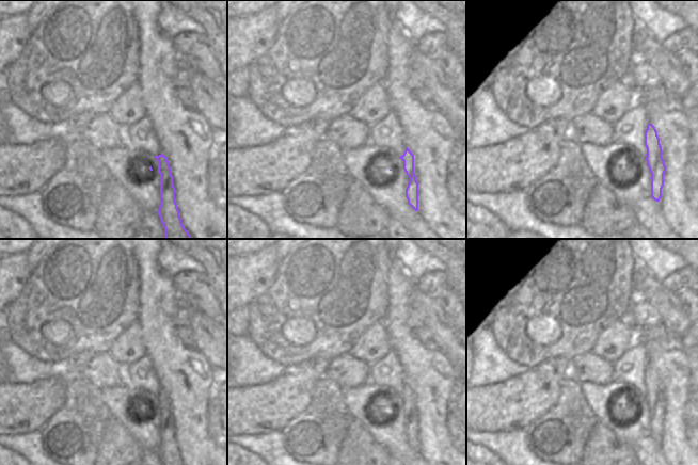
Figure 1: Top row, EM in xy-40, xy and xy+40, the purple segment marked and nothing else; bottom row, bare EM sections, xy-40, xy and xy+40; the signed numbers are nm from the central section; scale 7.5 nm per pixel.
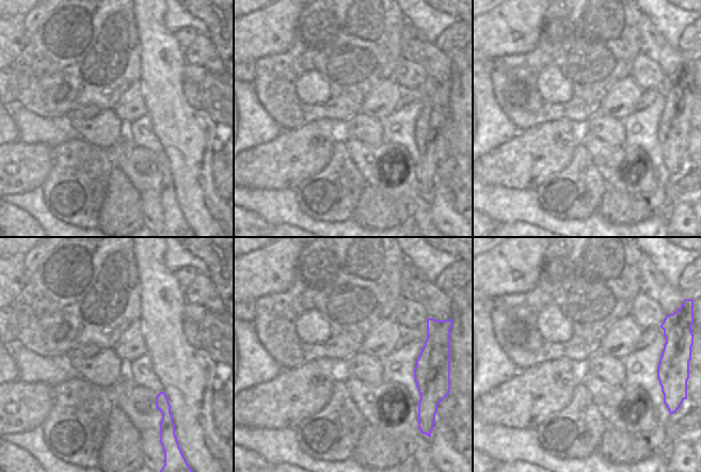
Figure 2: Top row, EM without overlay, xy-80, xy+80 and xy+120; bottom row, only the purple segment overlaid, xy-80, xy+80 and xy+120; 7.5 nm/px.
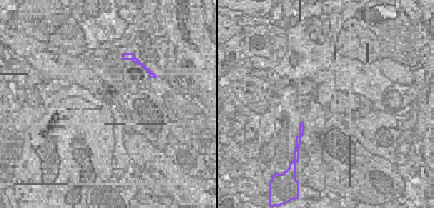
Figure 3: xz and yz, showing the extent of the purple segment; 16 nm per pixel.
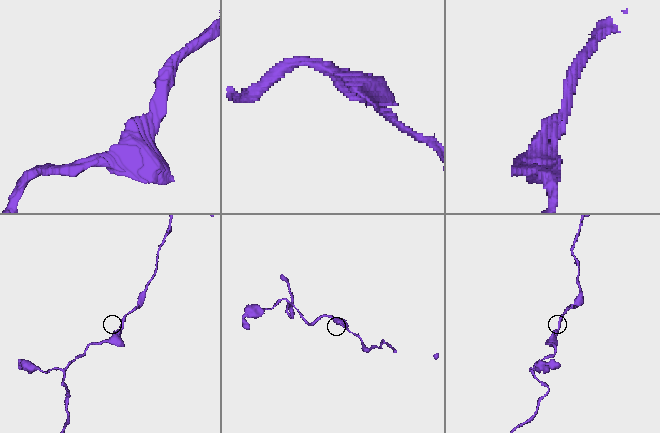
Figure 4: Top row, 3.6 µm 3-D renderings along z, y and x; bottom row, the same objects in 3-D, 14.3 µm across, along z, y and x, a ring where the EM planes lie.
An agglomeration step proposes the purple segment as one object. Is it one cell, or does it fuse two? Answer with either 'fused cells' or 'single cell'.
single cell

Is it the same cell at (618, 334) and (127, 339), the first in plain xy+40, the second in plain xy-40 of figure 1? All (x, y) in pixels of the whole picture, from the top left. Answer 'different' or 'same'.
same

